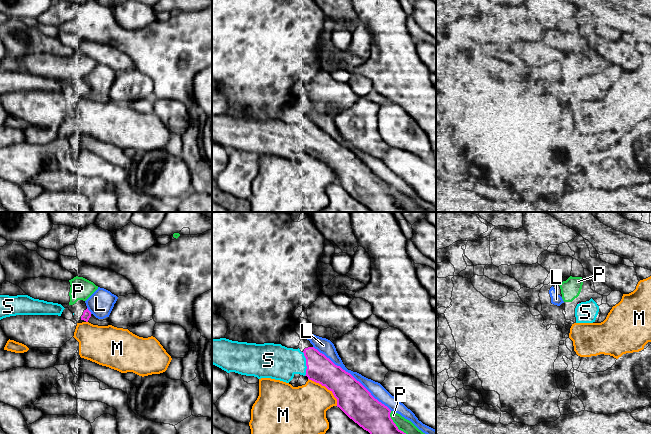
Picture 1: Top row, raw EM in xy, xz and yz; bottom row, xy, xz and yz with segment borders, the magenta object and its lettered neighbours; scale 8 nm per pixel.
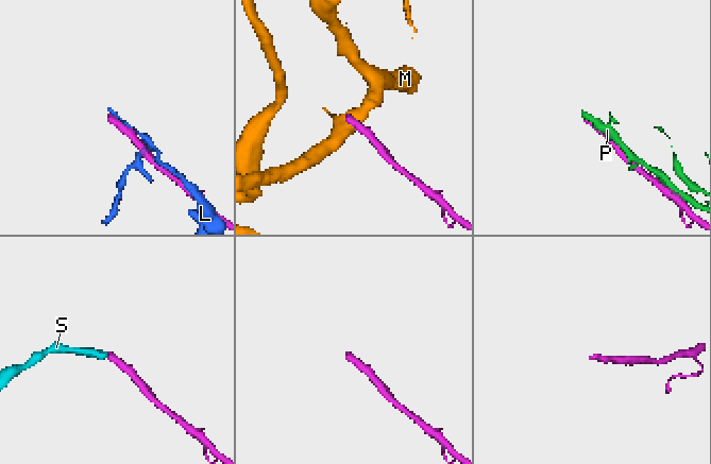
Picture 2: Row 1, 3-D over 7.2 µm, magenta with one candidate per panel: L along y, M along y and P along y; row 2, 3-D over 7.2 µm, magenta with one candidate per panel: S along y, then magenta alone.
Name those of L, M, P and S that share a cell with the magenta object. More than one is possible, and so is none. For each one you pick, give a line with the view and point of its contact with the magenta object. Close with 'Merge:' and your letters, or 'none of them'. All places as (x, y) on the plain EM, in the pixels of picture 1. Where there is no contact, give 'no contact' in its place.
S: contact xz (306, 140)
Merge: S

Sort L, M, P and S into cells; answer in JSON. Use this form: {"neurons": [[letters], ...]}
{"neurons": [["L"], ["M"], ["P"], ["S"]]}

